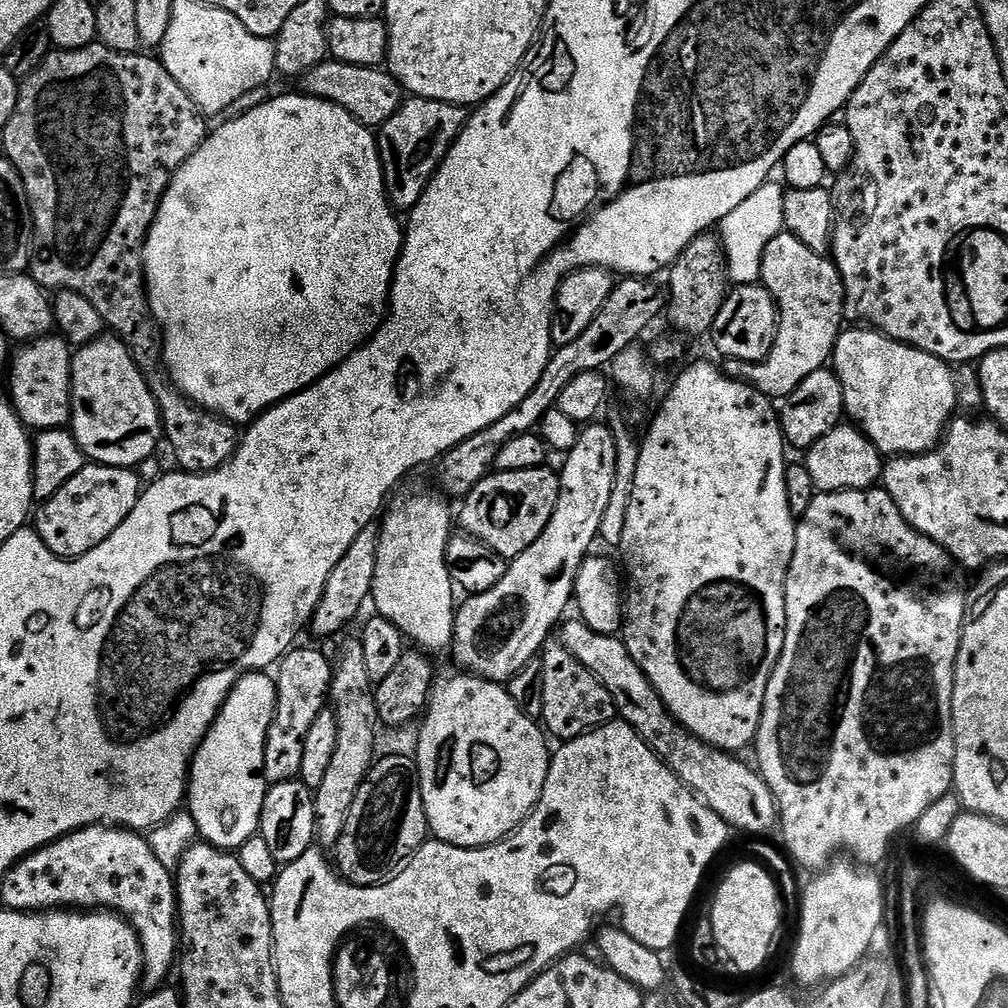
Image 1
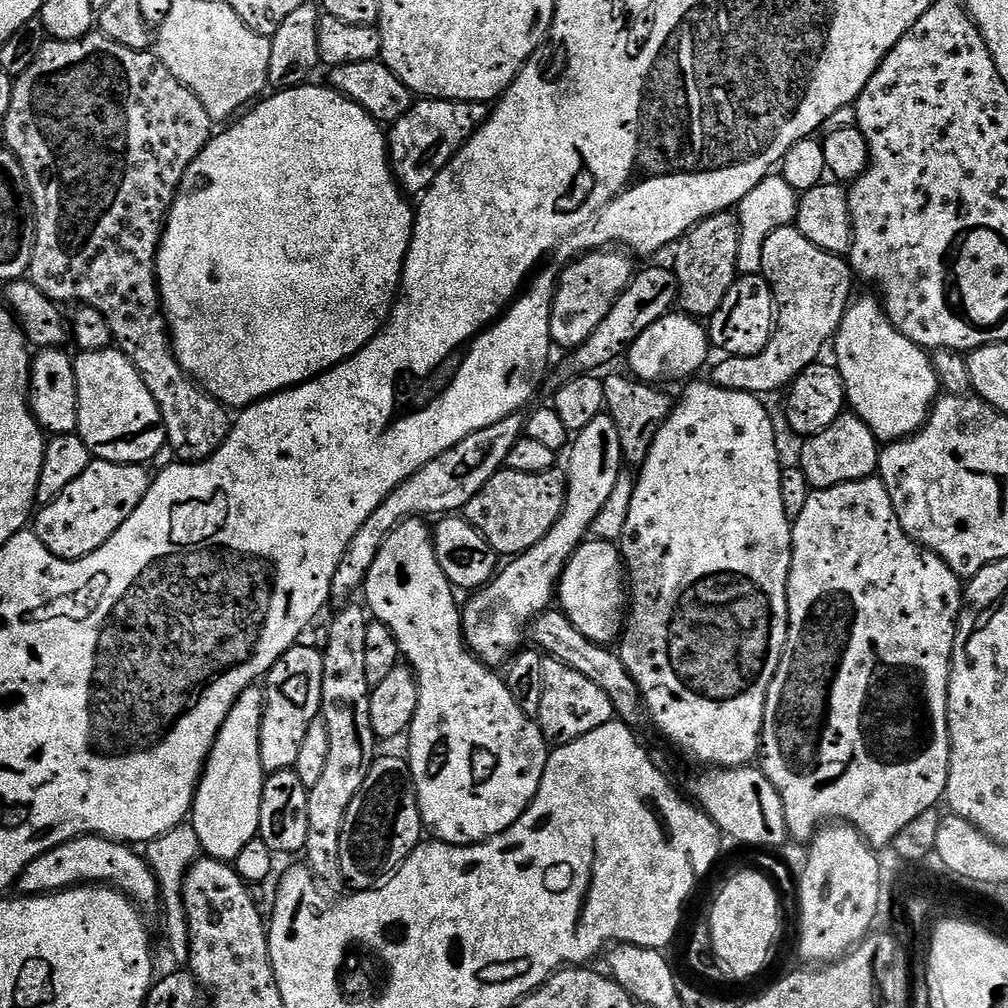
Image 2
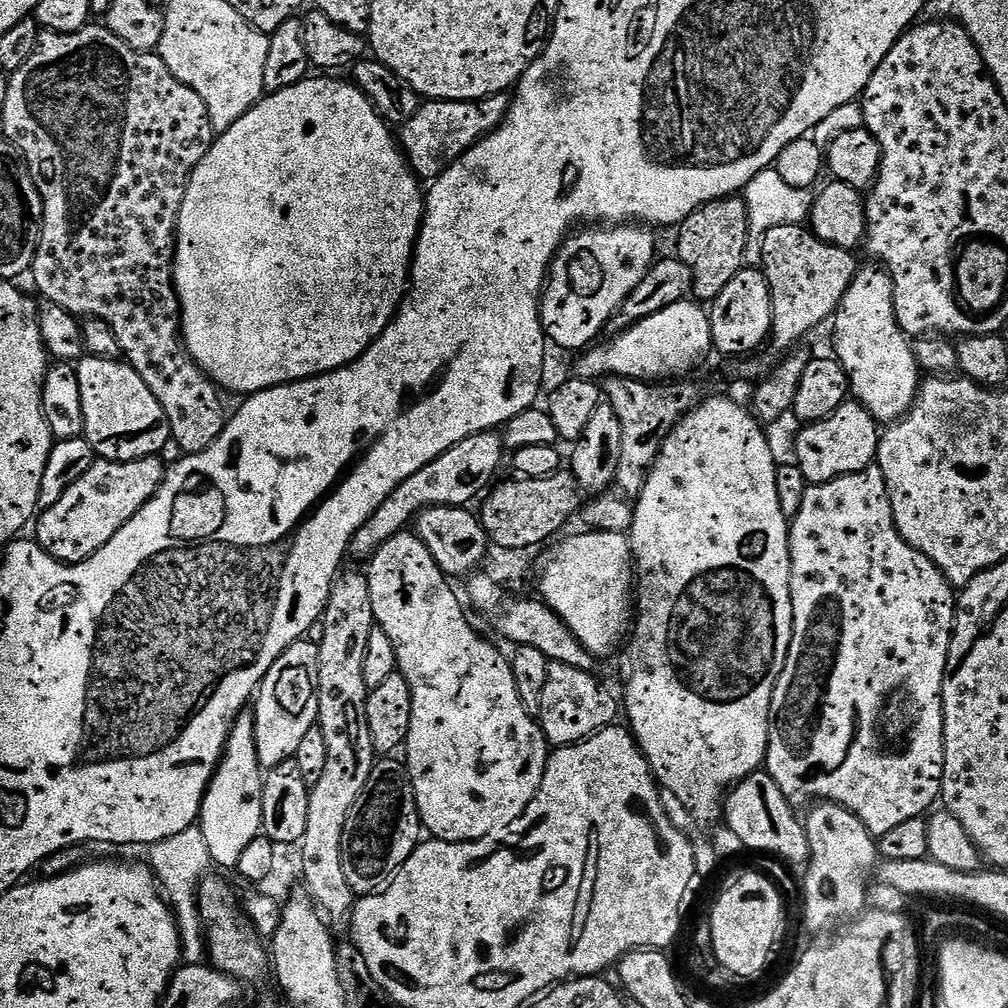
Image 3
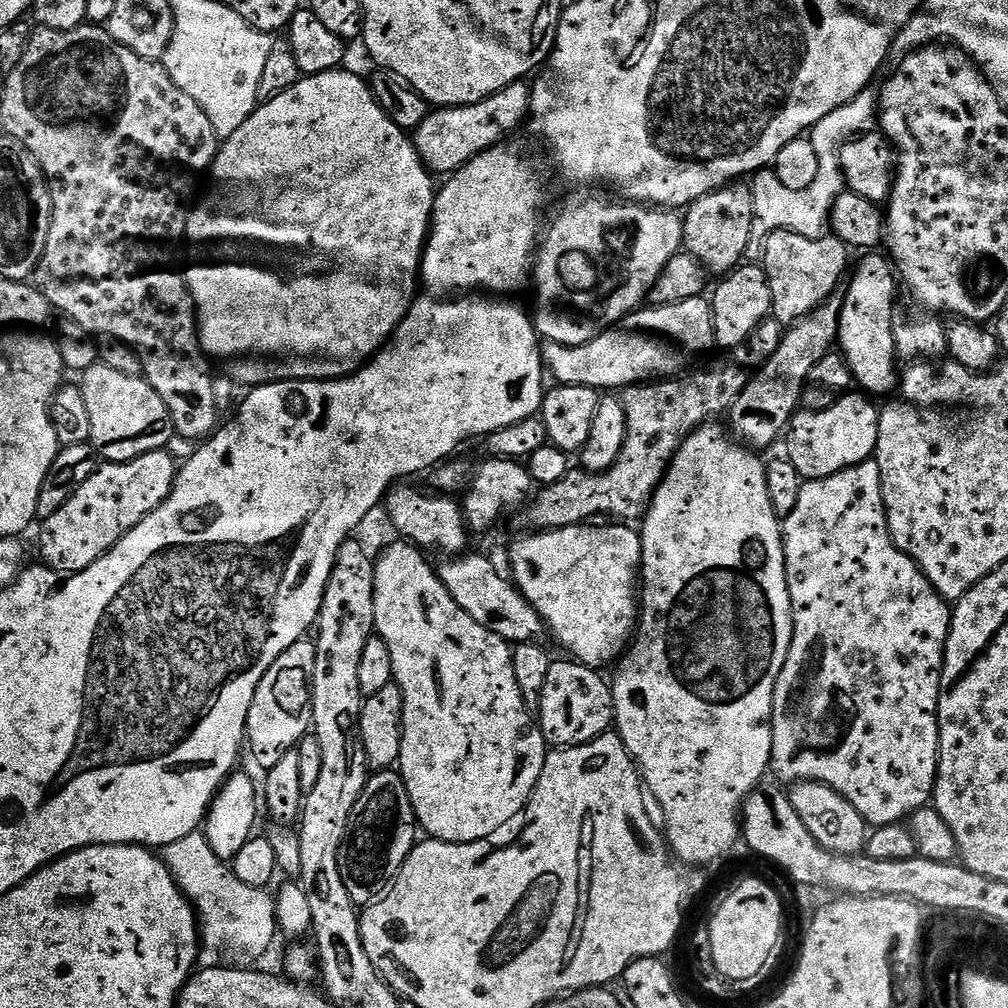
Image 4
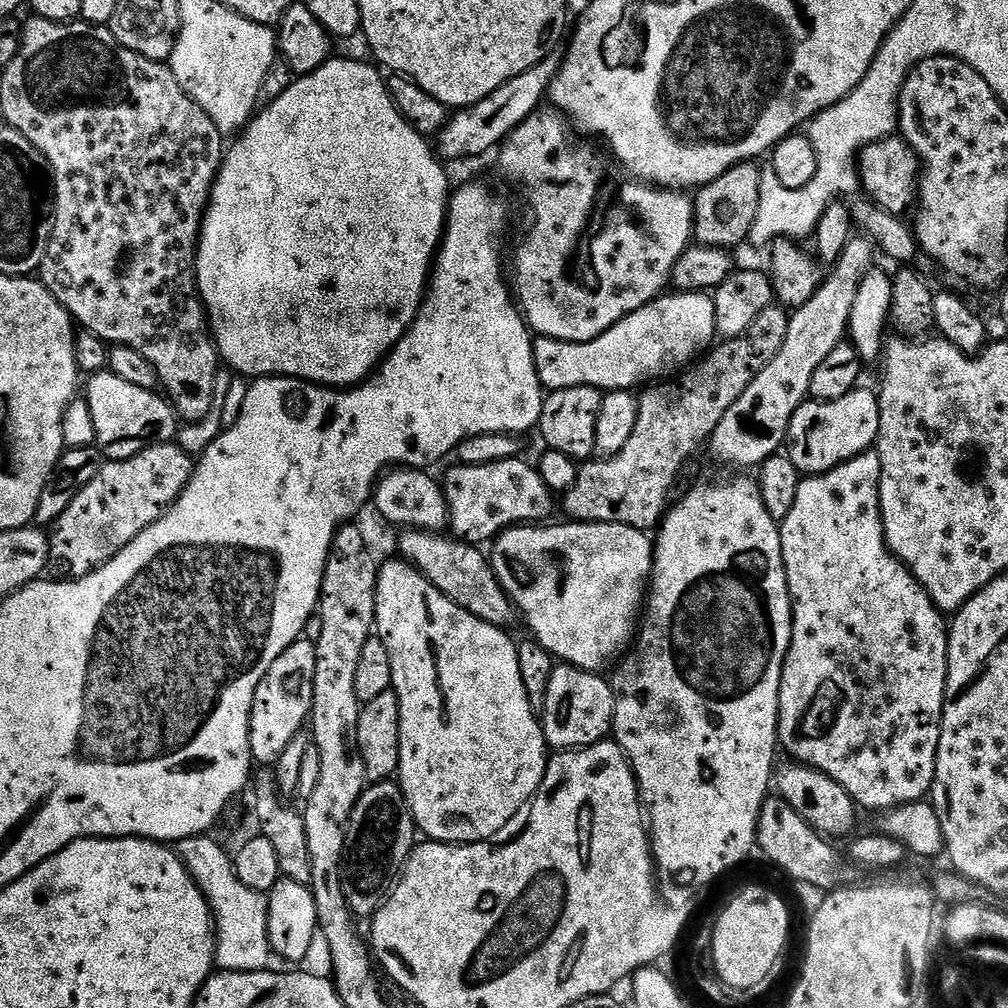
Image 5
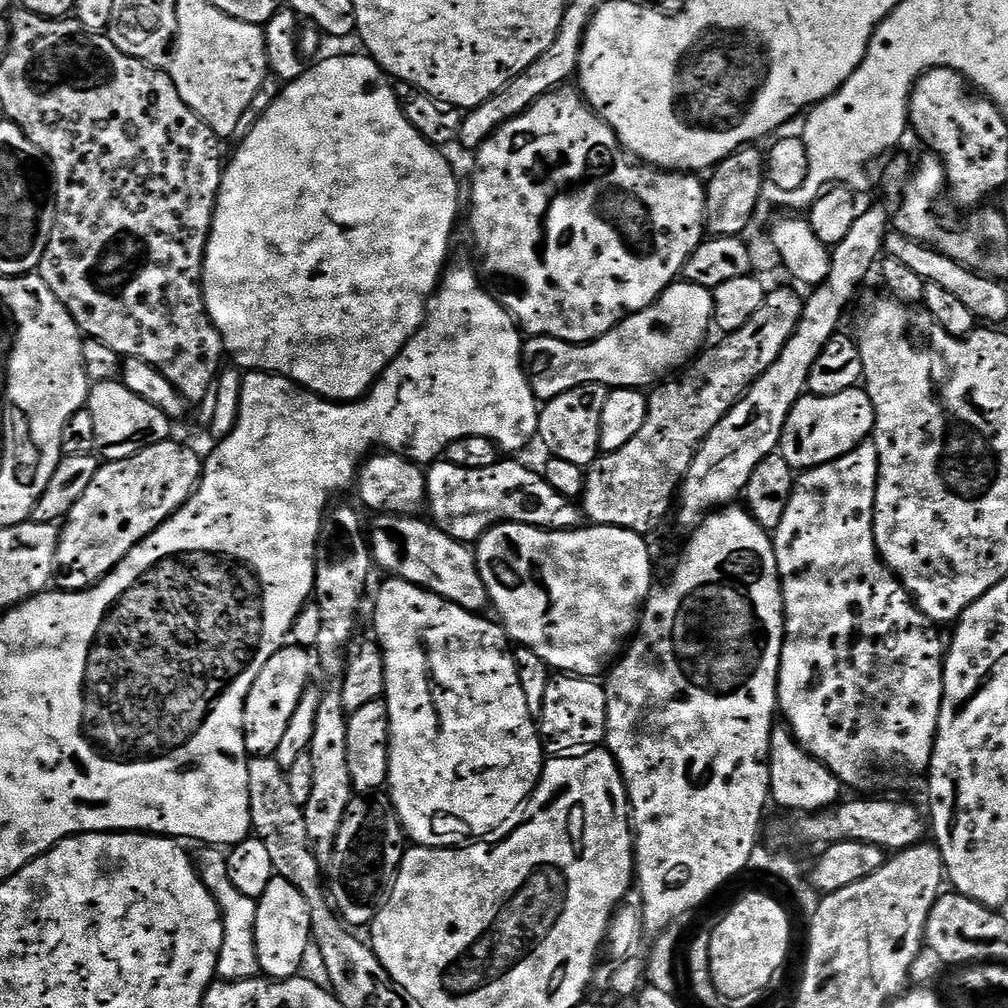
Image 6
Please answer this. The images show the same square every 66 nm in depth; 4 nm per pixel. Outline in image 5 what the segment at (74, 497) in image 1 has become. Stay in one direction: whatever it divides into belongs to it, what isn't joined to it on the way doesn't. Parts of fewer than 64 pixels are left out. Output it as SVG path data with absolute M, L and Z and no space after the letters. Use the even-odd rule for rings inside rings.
M173 442L150 446L139 452L137 456L101 463L98 474L94 474L94 479L50 525L50 531L47 533L47 571L55 579L80 580L82 577L88 576L96 568L110 562L110 558L117 556L126 546L130 546L130 542L134 542L134 538L138 538L138 534L142 534L142 530L146 530L162 513L167 512L168 507L182 494L182 490L192 476L194 467L193 457L188 457L178 445L179 443Z

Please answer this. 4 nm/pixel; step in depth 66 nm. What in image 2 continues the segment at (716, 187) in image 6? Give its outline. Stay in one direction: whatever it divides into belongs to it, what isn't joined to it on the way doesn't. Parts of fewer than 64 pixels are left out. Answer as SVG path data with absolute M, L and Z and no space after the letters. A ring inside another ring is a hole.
M731 211L716 212L705 220L699 220L689 232L685 232L674 245L676 257L670 267L678 282L678 308L693 318L710 318L722 306L730 286L738 278L738 250L740 226Z

